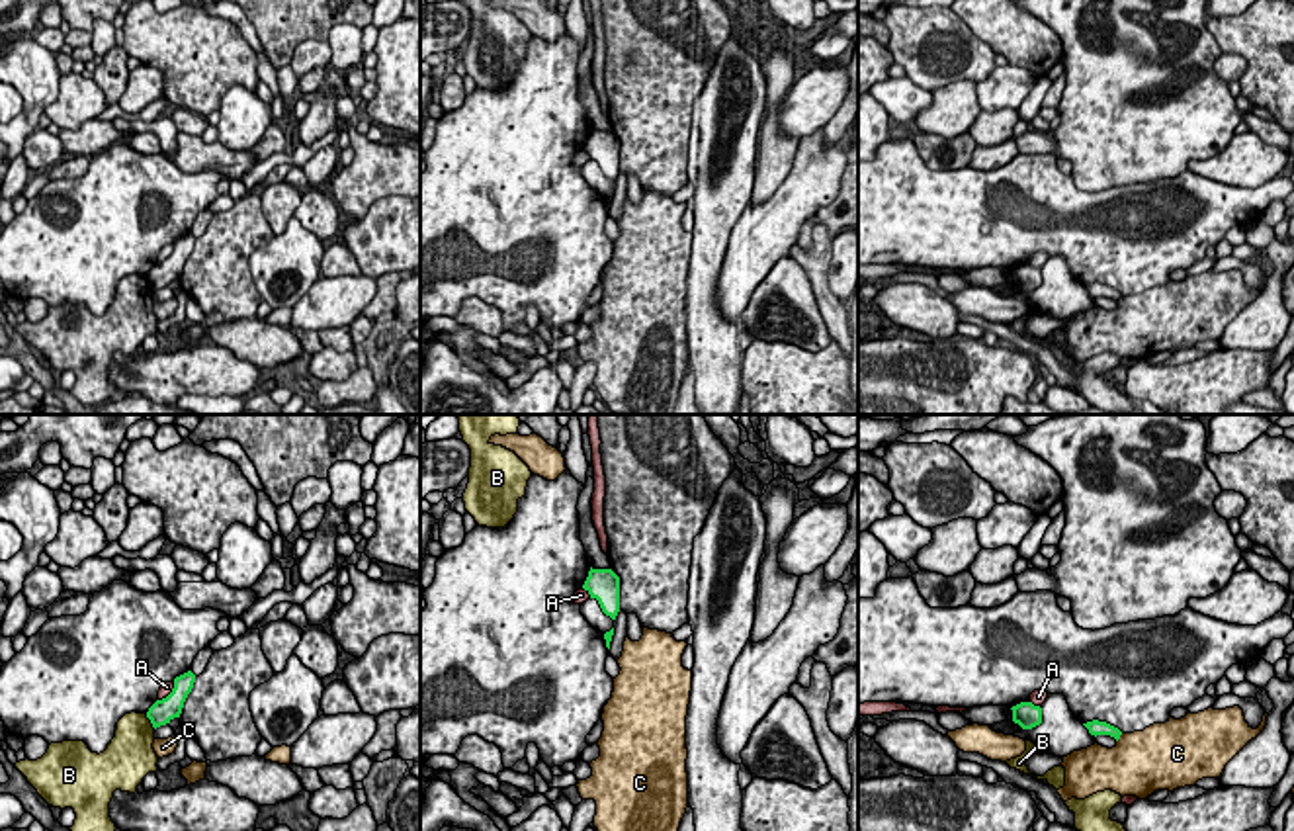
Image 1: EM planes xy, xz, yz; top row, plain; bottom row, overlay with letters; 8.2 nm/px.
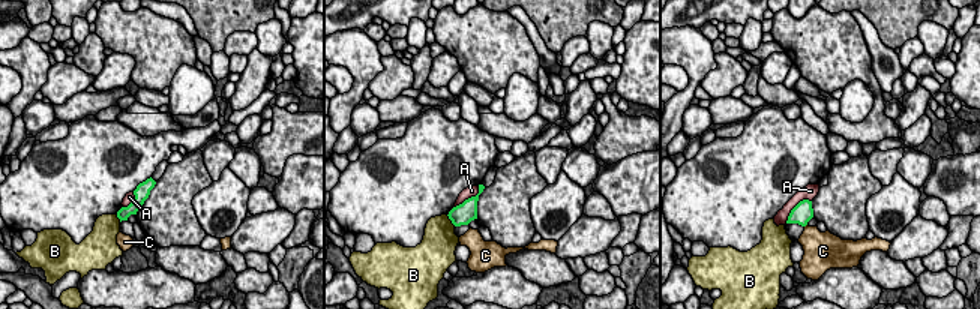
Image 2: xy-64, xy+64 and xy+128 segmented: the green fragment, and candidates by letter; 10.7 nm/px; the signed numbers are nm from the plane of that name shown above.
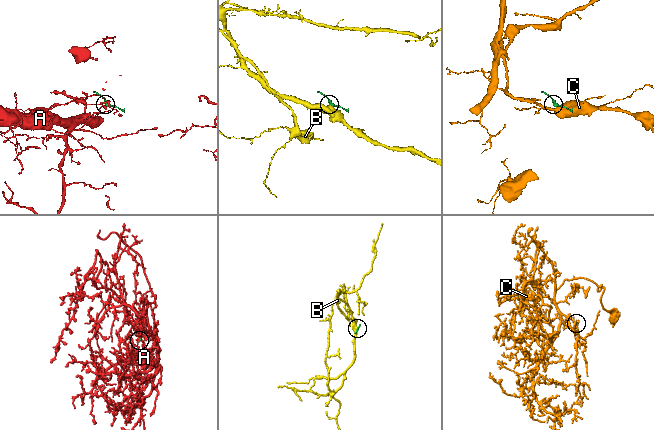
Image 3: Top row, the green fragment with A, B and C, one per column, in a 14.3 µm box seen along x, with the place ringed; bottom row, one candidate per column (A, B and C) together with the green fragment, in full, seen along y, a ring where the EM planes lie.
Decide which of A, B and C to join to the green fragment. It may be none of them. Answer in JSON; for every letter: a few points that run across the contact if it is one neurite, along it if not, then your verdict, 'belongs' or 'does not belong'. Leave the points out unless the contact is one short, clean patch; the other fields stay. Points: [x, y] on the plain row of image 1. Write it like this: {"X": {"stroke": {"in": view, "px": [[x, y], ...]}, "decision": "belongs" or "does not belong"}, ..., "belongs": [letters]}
{"A": {"decision": "does not belong"}, "B": {"stroke": {"in": "xy", "px": [[145, 276], [155, 290]]}, "decision": "does not belong"}, "C": {"decision": "does not belong"}, "belongs": []}

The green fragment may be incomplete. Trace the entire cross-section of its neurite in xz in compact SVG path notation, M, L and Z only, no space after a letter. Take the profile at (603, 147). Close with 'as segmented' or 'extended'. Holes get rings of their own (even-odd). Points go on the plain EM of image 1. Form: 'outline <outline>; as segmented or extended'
outline M592 131L582 151L596 160L602 174L616 182L620 174L620 139L612 131Z; as segmented

